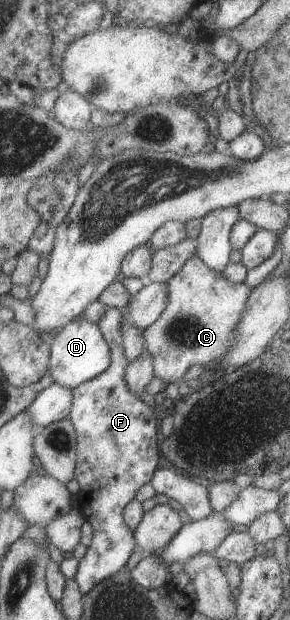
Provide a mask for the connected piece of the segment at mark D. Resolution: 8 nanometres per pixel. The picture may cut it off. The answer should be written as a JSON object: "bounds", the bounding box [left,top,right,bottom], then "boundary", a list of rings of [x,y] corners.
{"bounds":[48,317,110,390],"boundary":[[[81,317],[63,325],[49,346],[48,372],[56,384],[72,390],[83,382],[97,377],[109,367],[110,351],[97,324]]]}

